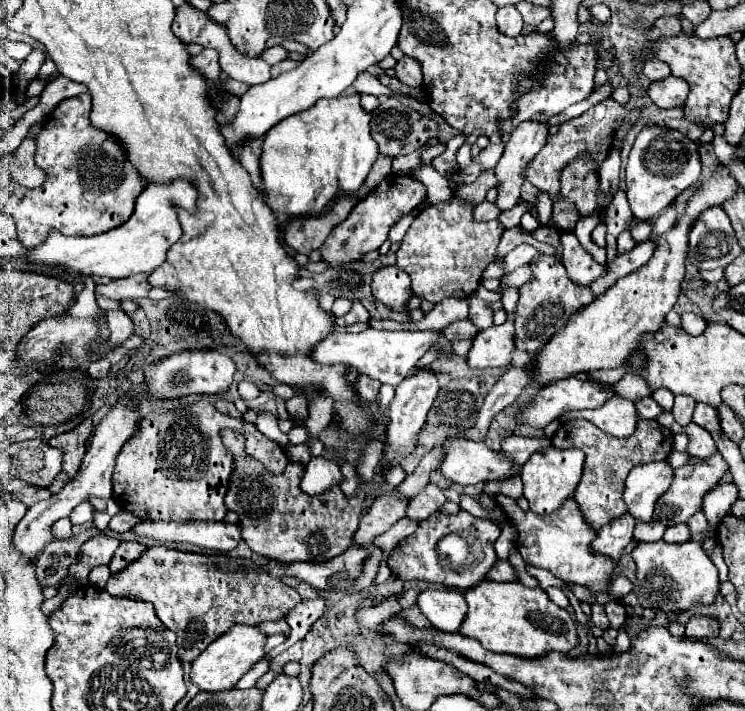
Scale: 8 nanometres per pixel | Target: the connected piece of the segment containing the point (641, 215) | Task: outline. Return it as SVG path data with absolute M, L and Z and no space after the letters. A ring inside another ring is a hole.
M645 120L641 132L635 138L635 144L629 152L629 162L625 170L627 182L627 200L631 212L637 220L651 220L663 208L671 206L673 200L687 188L691 188L701 176L699 144L691 140L685 132Z

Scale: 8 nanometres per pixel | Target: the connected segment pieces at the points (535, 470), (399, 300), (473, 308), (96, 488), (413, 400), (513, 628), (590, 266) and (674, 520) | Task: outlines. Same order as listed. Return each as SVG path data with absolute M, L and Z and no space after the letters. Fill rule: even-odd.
M553 444L545 446L539 452L533 452L533 456L523 464L521 468L521 480L523 480L523 496L529 500L529 510L535 514L551 514L555 512L567 498L573 496L583 470L583 452L577 448L561 450Z
M395 266L379 268L373 274L373 296L395 312L407 312L407 302L413 298L411 280Z
M469 298L469 320L477 324L477 328L487 330L493 326L493 310L479 298Z
M119 398L117 404L113 406L113 410L95 428L95 436L91 438L91 444L83 456L77 476L73 480L69 480L57 494L33 504L27 510L25 518L19 522L19 526L15 530L15 546L25 558L35 560L43 552L43 548L53 540L53 530L51 530L53 524L61 518L67 518L77 504L89 500L91 496L105 498L105 500L111 498L111 474L113 474L113 466L115 466L115 456L121 450L121 446L133 436L135 418L137 418L135 402L131 398Z
M419 368L415 370L411 376L407 376L397 388L395 388L395 398L389 404L389 426L387 426L387 436L389 436L389 450L385 452L387 464L391 466L391 462L399 462L403 456L411 454L415 444L417 444L417 434L423 428L425 420L427 420L427 412L433 406L433 400L439 392L439 378L433 370L429 368Z
M481 580L481 584L465 590L465 600L467 600L467 616L459 626L459 634L479 640L485 650L515 654L523 658L537 658L549 650L569 652L577 644L577 626L573 618L569 616L567 610L555 606L543 588L527 588L521 582L503 584L493 580Z
M561 232L561 262L567 270L569 280L573 280L579 286L591 286L591 282L607 274L607 266L595 262L581 248L573 232Z
M717 452L717 456L709 458L709 460L691 460L689 464L681 466L681 468L675 468L675 478L673 478L673 484L671 488L657 500L655 504L655 512L651 516L649 522L637 522L635 526L635 540L637 542L651 542L651 540L661 540L663 532L673 526L673 524L679 524L679 522L687 522L697 510L701 510L701 498L713 488L719 484L721 476L725 474L727 470L727 462L721 458L721 454Z

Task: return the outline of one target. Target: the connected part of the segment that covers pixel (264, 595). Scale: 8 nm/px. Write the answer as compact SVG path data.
M161 544L149 548L145 556L141 556L137 564L125 568L125 572L113 574L105 590L111 596L127 596L151 602L161 622L177 634L181 662L193 662L231 626L257 626L265 620L281 620L301 602L301 596L295 588L265 572L221 574L217 568L213 568L213 564L205 564L201 556L165 548Z

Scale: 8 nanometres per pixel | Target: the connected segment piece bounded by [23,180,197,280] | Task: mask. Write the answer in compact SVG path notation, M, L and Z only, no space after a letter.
M175 180L171 184L149 184L135 200L135 210L131 218L117 226L115 230L91 236L91 238L71 238L57 230L51 230L47 240L25 252L25 260L37 268L45 270L65 270L83 276L107 276L107 278L127 278L135 274L149 274L163 264L165 252L181 236L181 224L177 220L175 206L195 212L197 190L187 180Z

